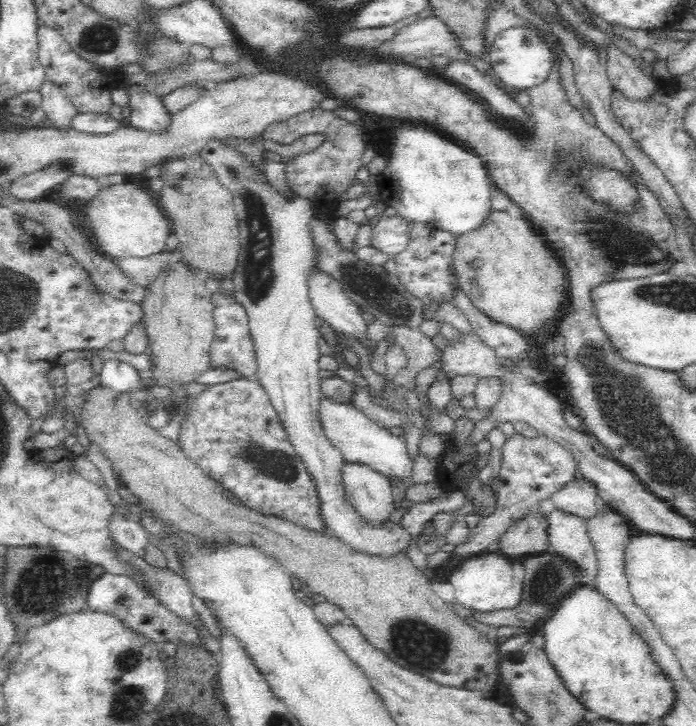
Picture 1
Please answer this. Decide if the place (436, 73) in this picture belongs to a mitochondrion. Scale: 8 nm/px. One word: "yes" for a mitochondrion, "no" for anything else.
no

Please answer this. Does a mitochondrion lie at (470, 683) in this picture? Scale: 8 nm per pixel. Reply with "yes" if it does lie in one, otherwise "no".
no

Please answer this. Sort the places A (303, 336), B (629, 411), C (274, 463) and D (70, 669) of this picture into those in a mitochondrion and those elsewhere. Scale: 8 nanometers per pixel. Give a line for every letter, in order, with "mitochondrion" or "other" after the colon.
A: other
B: mitochondrion
C: mitochondrion
D: other

